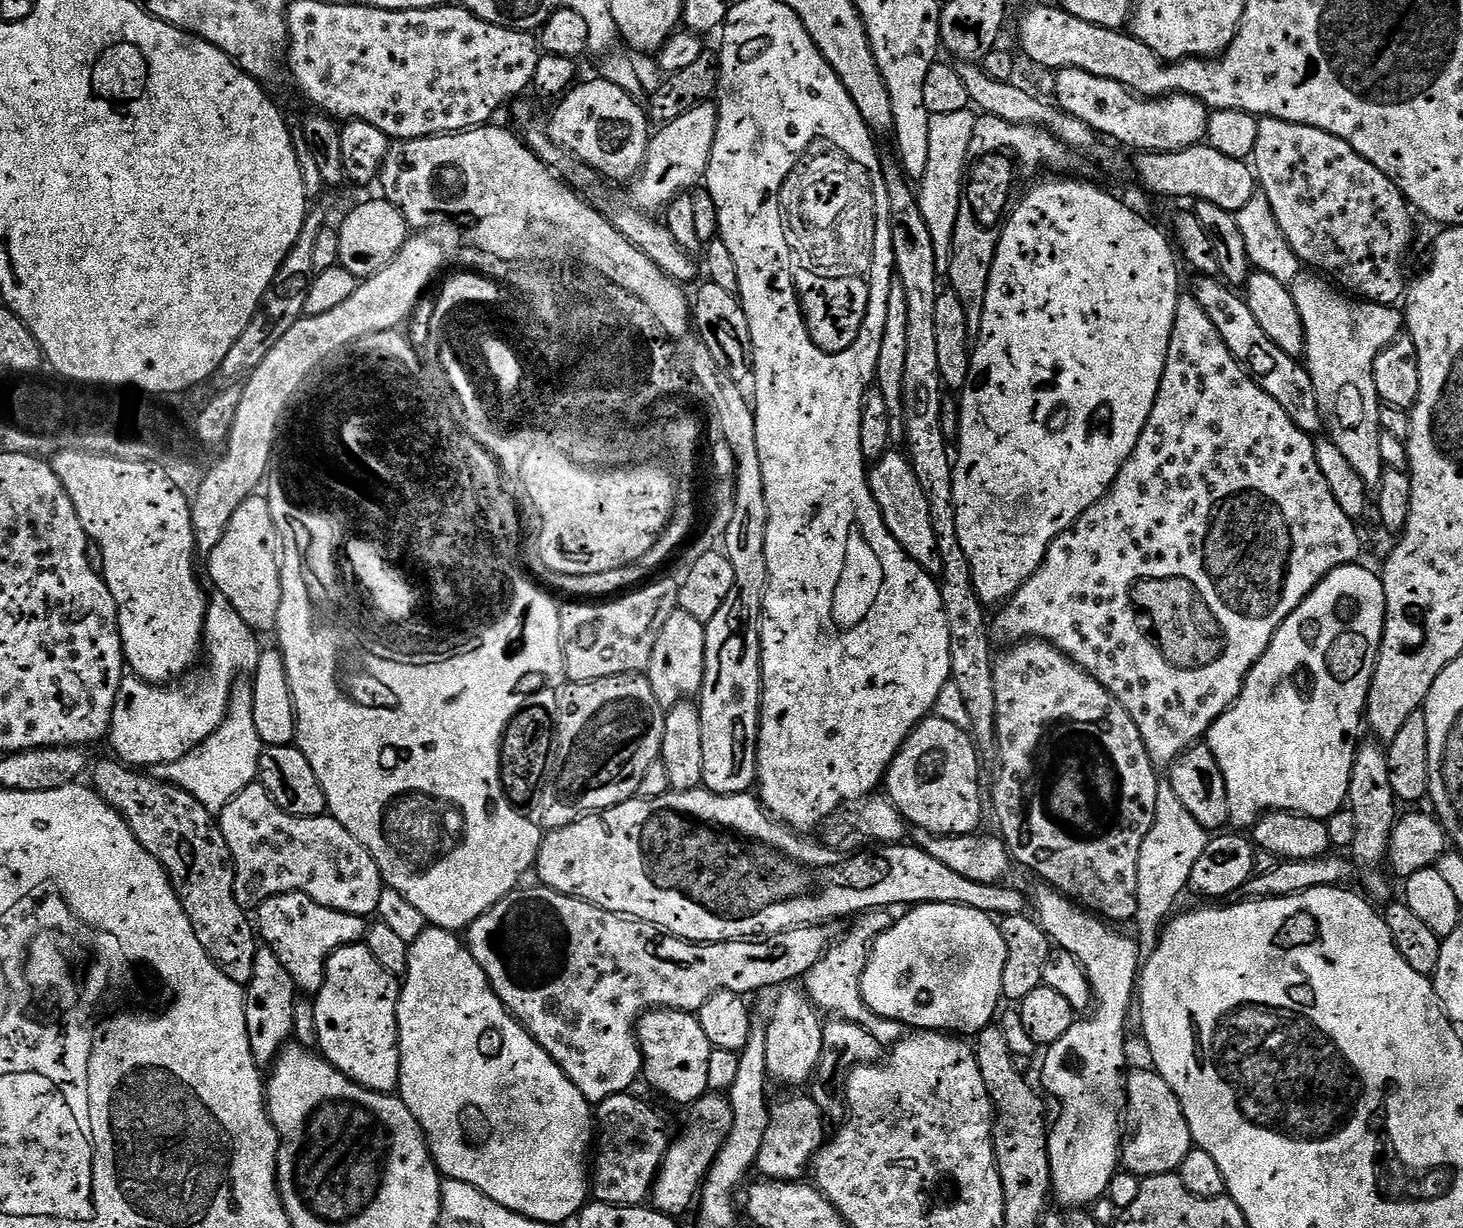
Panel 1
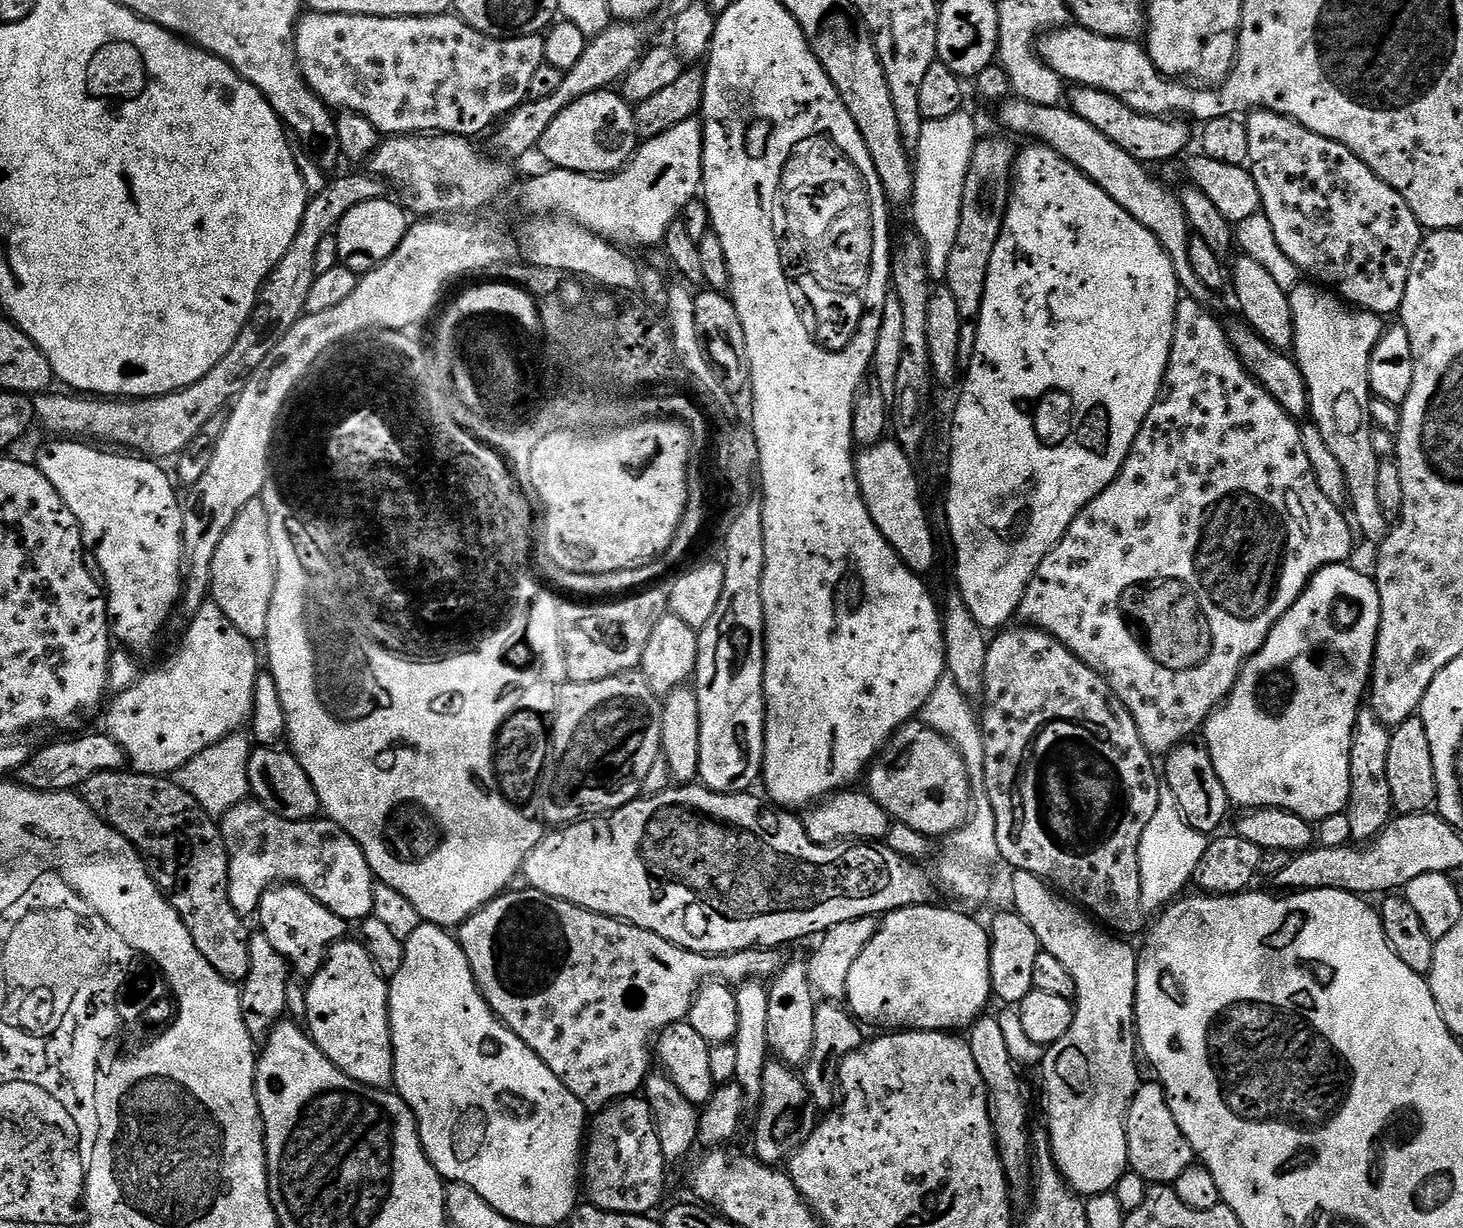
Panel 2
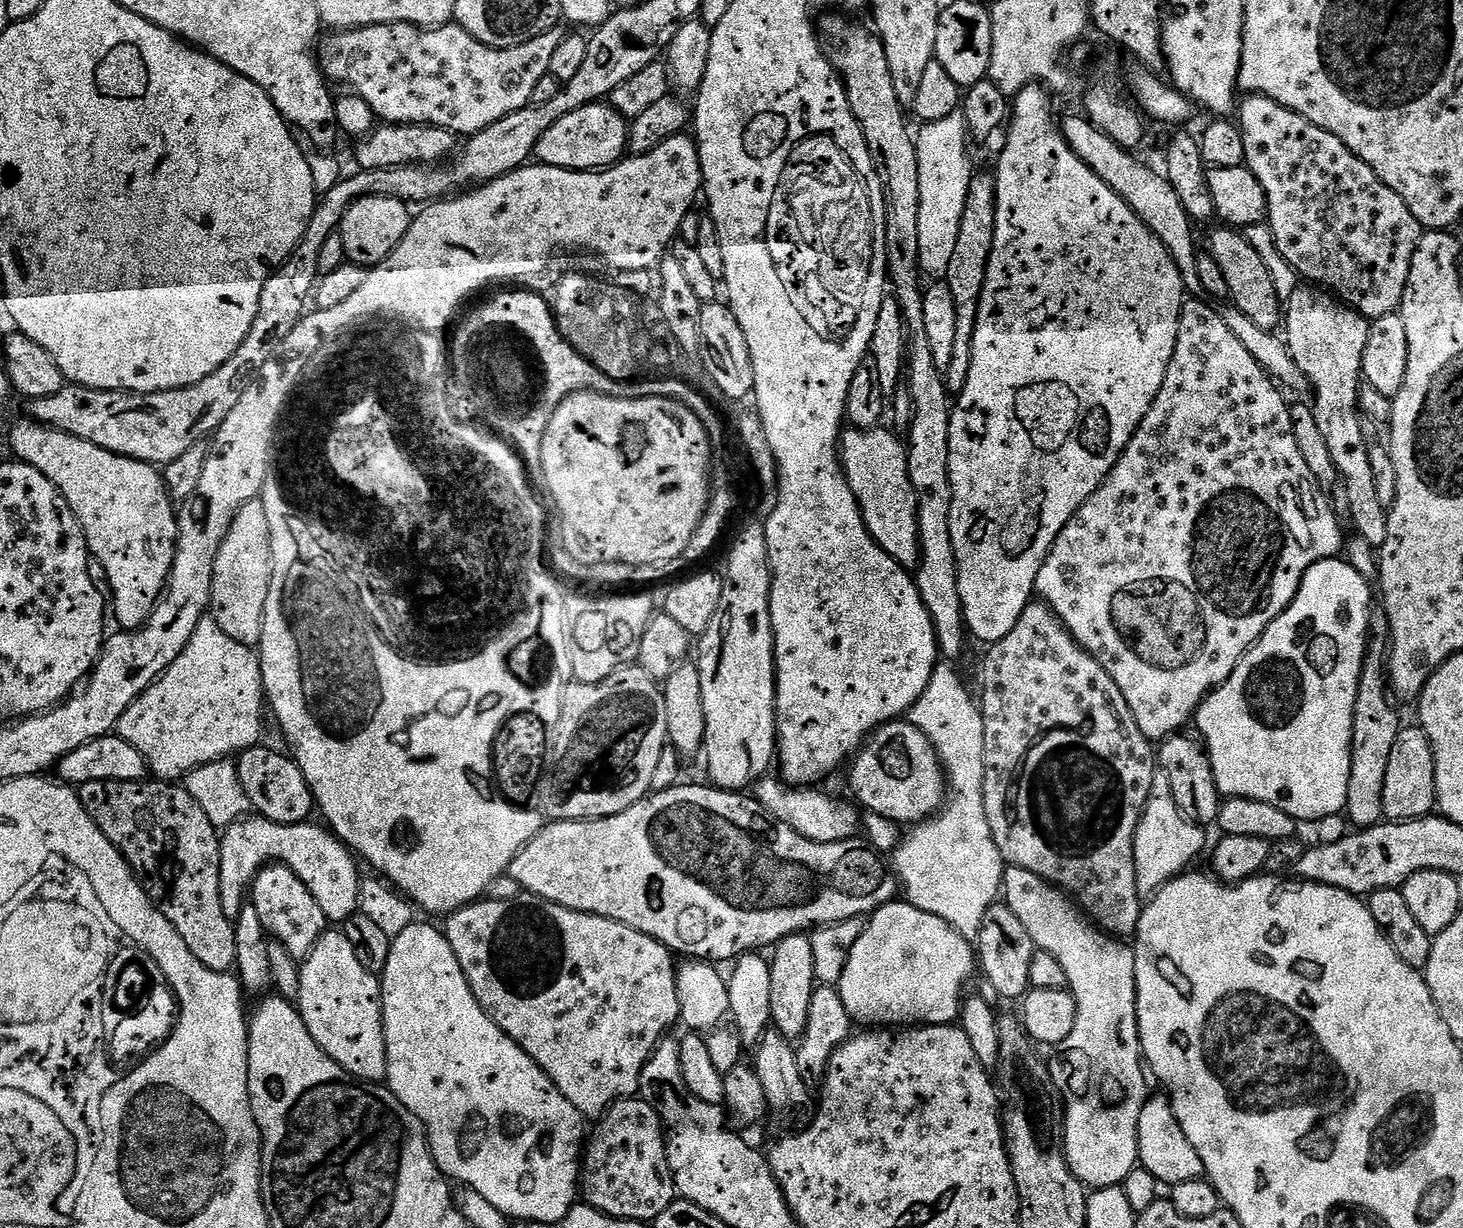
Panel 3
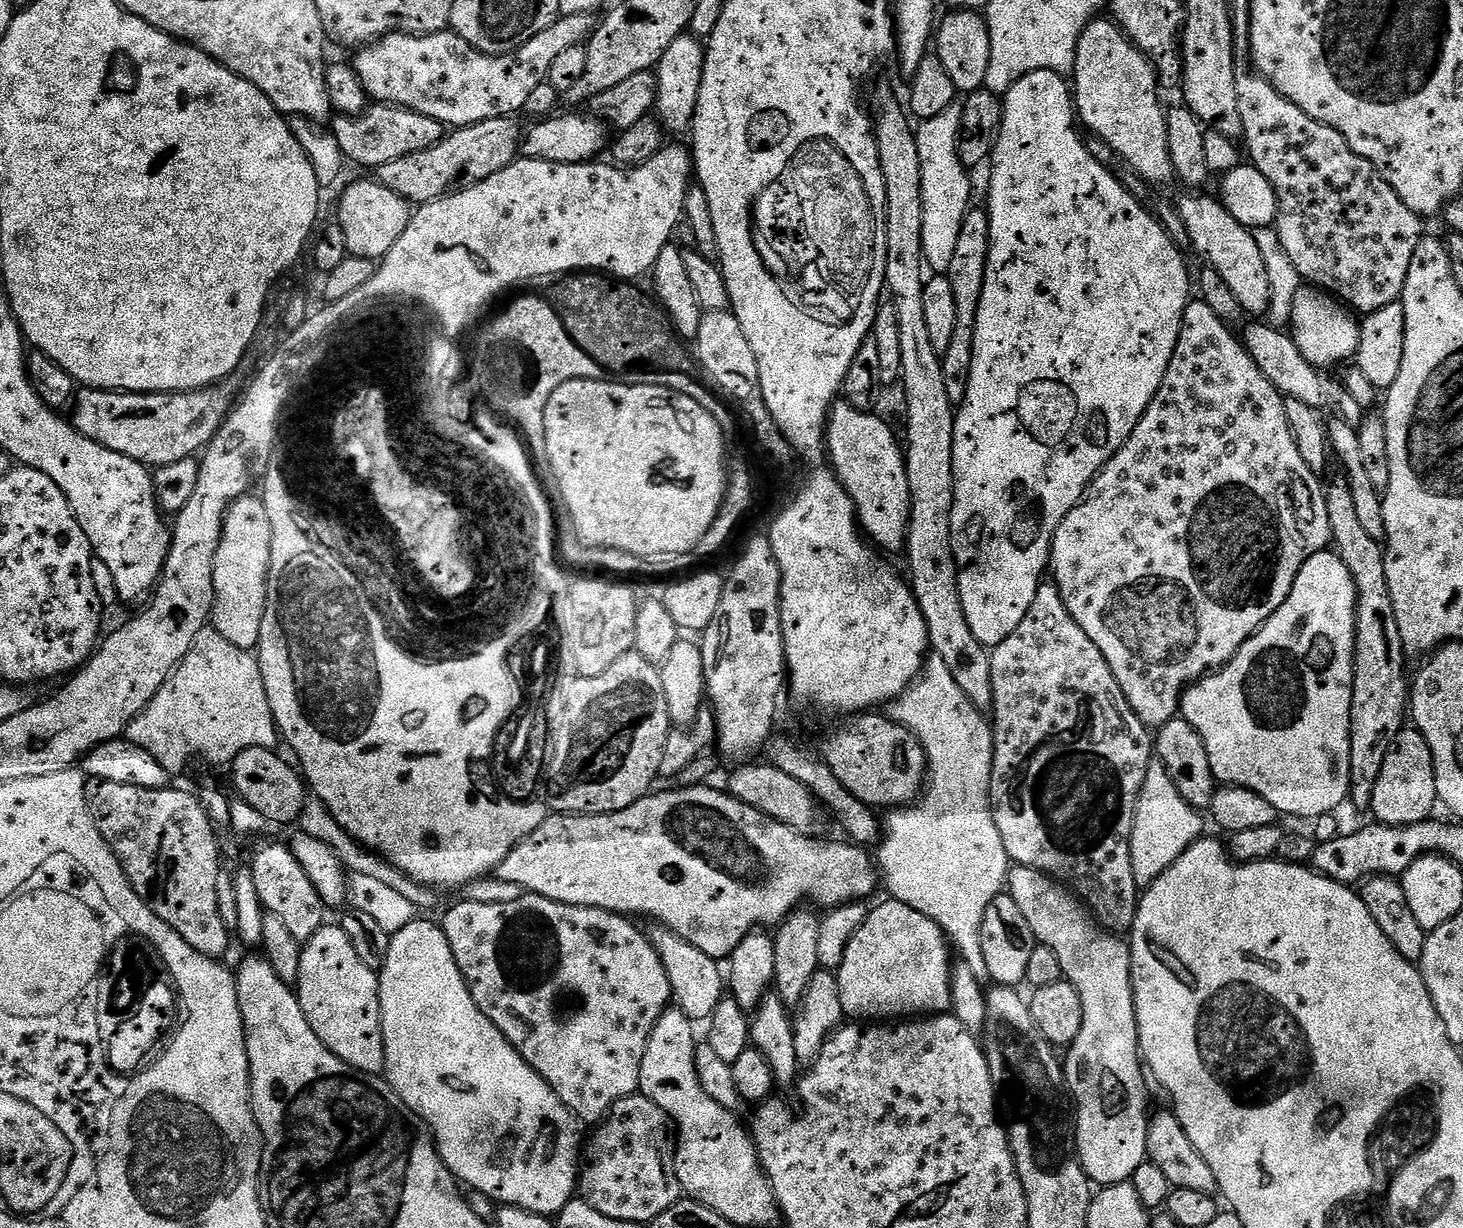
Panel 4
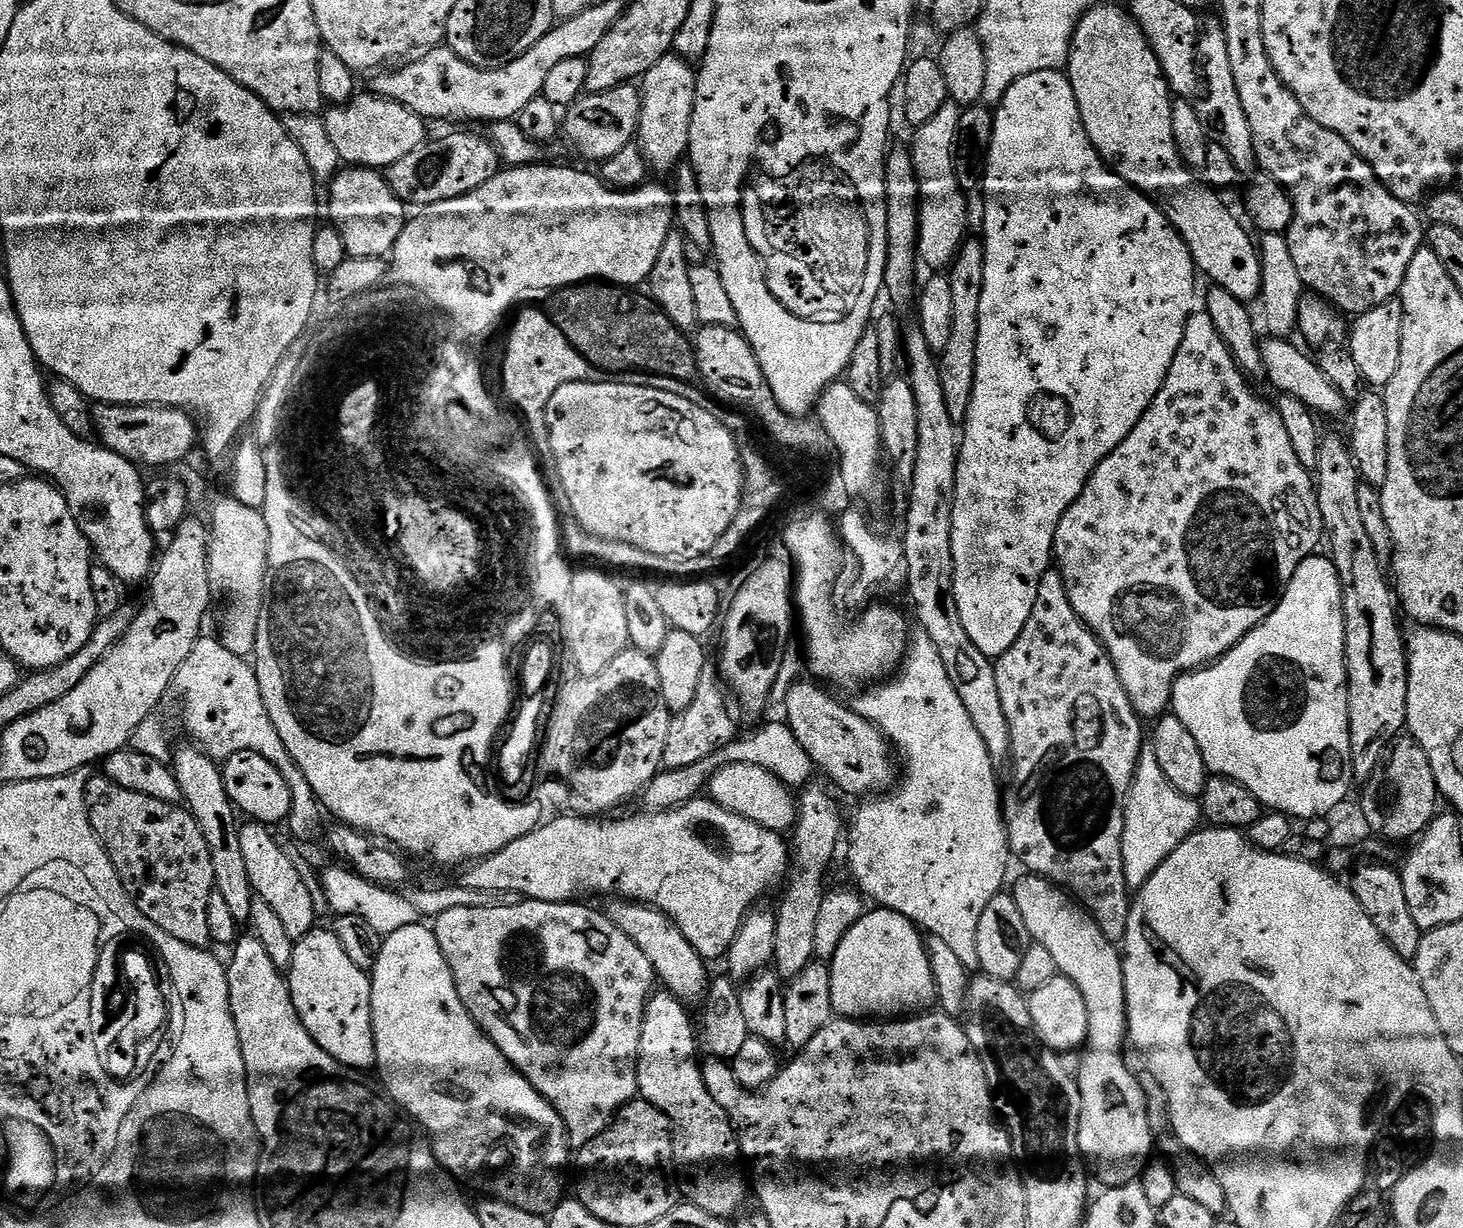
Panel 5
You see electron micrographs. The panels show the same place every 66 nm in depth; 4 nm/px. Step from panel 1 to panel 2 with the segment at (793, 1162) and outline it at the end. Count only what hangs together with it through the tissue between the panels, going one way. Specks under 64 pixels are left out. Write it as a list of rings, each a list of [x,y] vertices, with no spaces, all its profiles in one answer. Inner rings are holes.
[[[772,1058],[762,1074],[762,1098],[758,1105],[760,1117],[756,1120],[754,1155],[769,1166],[783,1165],[796,1149],[807,1142],[810,1134],[814,1134],[818,1123],[818,1109],[810,1098],[810,1090],[804,1085],[803,1079],[792,1072],[795,1071],[783,1060]]]

